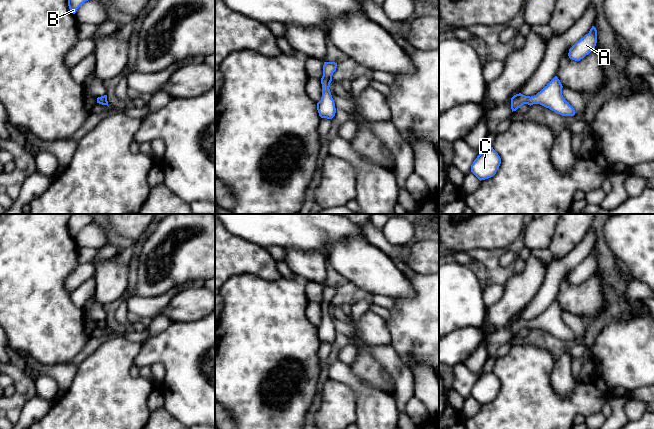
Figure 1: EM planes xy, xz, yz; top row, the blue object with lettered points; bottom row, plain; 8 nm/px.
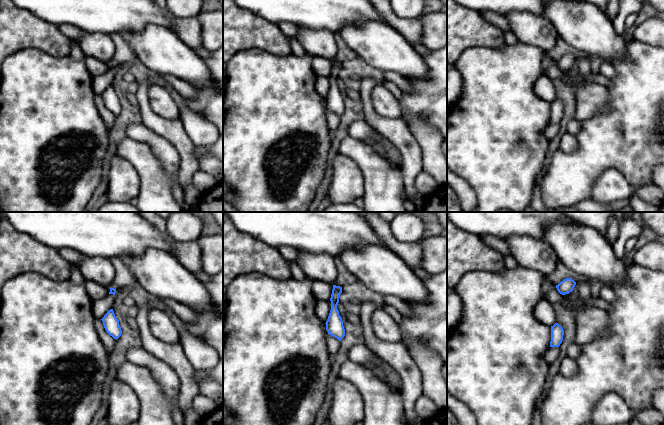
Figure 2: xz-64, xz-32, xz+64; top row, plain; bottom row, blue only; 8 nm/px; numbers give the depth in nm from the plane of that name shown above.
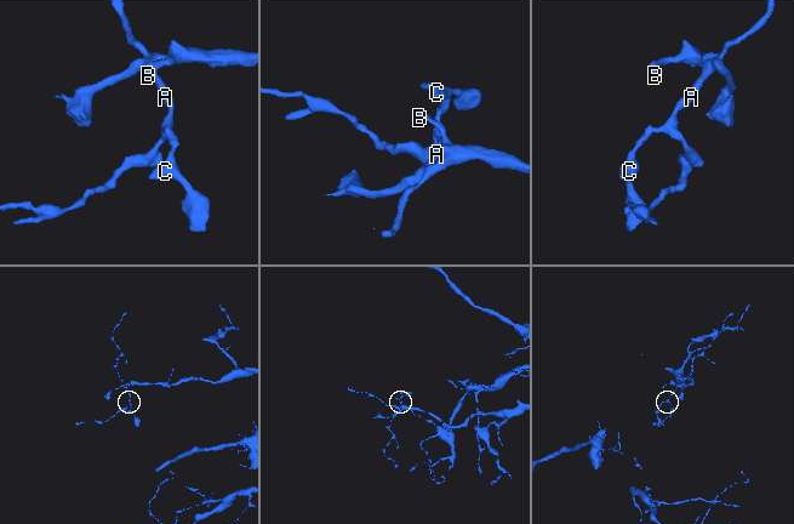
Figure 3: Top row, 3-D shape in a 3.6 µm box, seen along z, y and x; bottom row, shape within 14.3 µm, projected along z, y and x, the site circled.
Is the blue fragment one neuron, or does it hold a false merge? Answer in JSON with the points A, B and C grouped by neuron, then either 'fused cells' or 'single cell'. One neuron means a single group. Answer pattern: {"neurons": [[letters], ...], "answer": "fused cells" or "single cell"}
{"neurons": [["A", "B"], ["C"]], "answer": "fused cells"}

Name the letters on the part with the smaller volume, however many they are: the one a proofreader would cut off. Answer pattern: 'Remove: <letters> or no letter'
Remove: C

